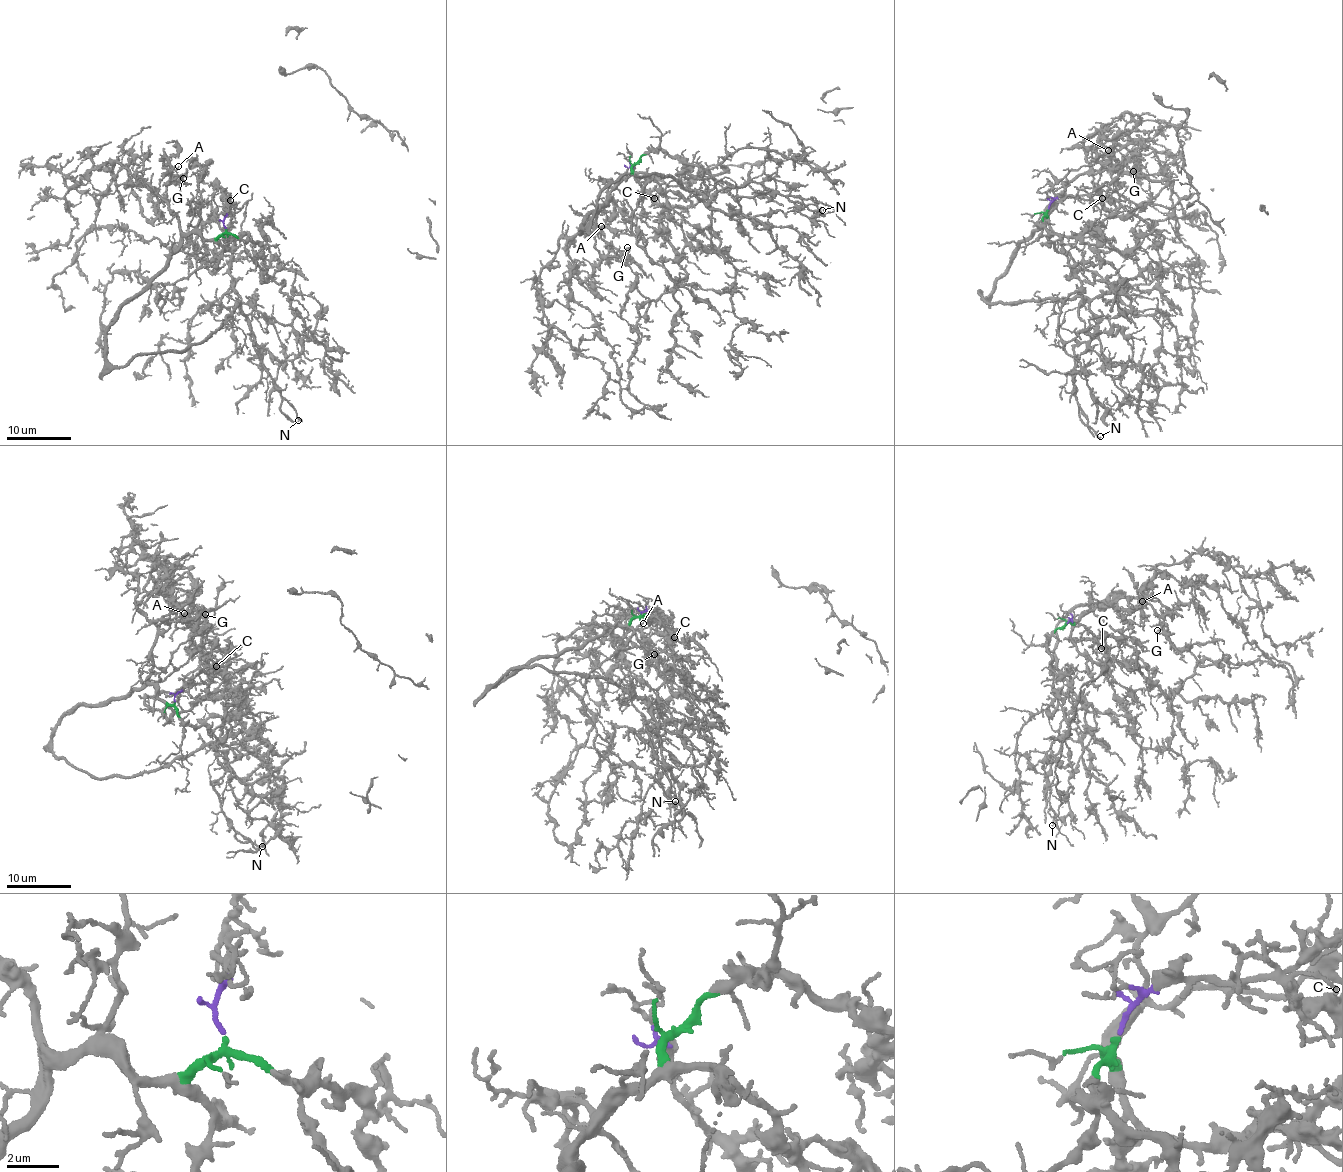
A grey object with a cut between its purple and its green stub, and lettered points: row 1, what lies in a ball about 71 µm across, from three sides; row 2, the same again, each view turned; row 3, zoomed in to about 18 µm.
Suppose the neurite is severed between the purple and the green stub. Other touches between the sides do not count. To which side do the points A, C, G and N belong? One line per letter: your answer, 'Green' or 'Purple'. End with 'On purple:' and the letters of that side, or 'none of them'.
A: Green
C: Purple
G: Green
N: Green
On purple: C

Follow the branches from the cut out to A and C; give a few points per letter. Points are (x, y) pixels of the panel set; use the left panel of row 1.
A: (225, 228), (210, 240), (181, 232), (166, 197), (167, 184), (175, 177), (178, 165)
C: (225, 228), (227, 211), (222, 209), (230, 201)

